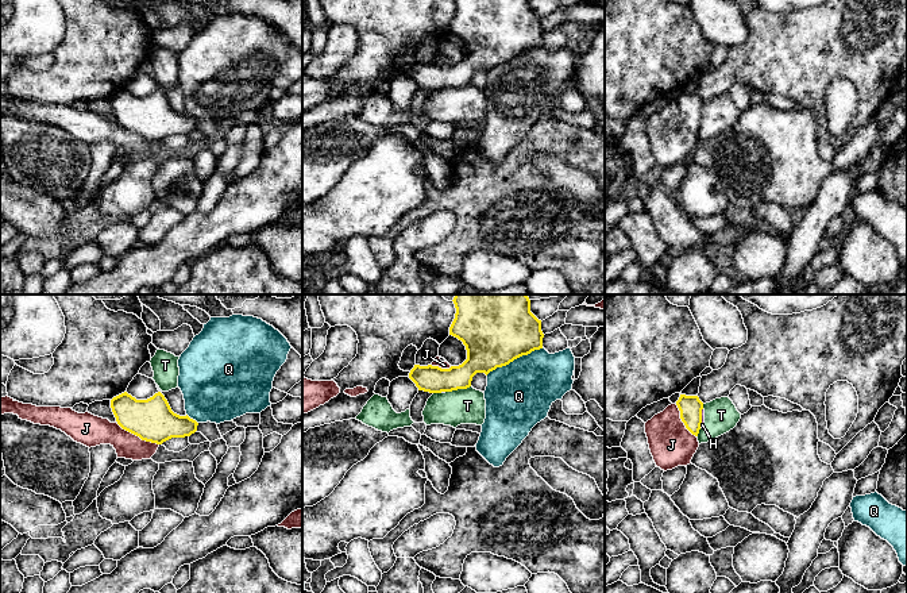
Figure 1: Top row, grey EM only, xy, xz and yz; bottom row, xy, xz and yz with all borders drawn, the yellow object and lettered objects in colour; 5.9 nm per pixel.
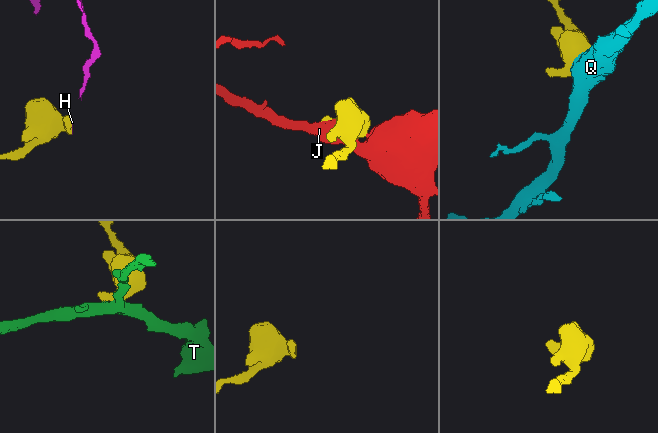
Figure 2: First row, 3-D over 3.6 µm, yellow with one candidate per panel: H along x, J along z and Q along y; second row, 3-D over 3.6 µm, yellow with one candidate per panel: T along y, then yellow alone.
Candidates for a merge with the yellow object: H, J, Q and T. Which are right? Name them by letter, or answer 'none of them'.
none of them

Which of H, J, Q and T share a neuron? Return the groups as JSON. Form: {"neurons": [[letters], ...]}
{"neurons": [["H", "T"], ["J"], ["Q"]]}

